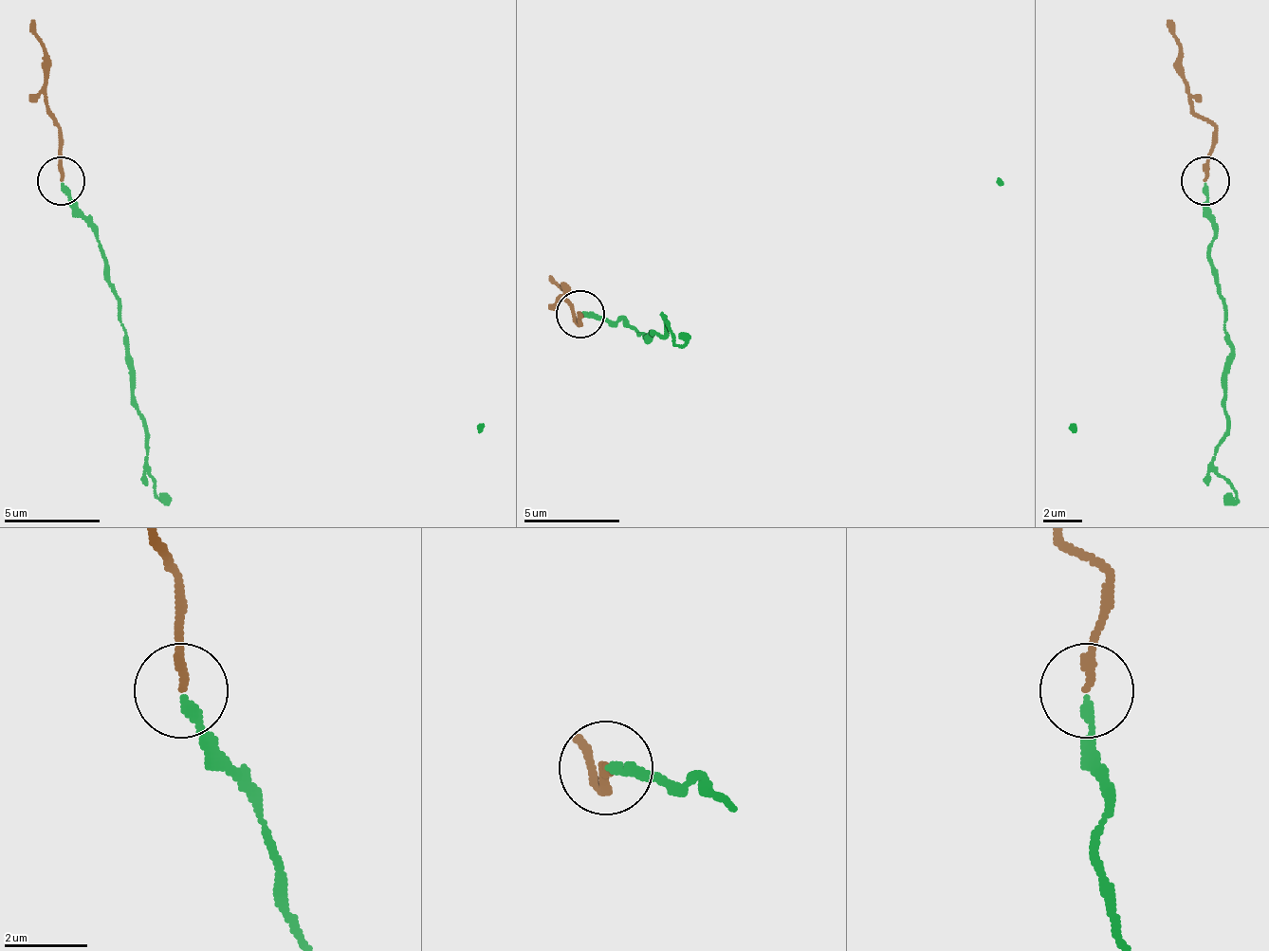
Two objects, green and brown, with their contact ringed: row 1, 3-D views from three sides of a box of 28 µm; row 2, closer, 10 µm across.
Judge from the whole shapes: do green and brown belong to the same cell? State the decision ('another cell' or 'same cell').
same cell

